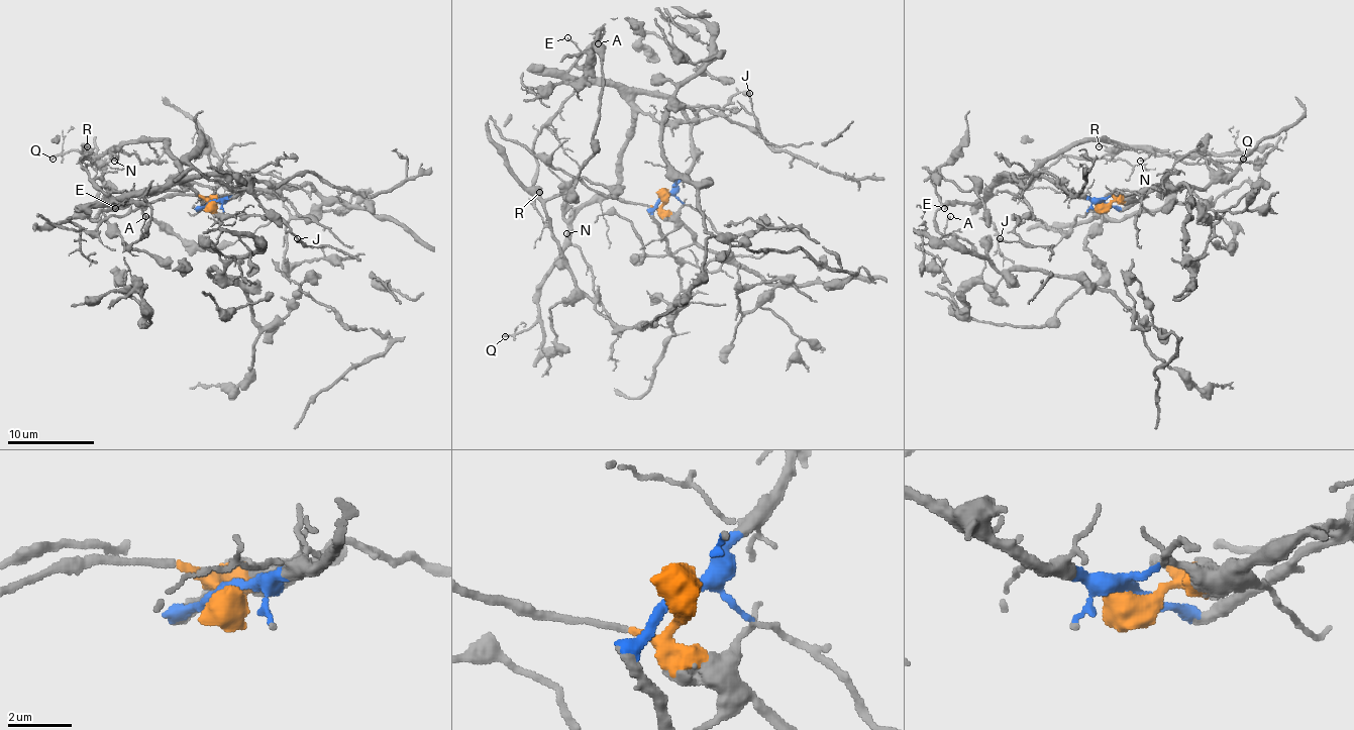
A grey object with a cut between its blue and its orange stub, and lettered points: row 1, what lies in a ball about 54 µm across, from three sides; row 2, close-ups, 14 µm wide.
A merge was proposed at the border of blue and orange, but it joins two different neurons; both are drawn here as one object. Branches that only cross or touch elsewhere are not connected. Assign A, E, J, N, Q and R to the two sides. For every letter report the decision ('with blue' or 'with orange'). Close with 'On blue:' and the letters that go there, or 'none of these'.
A: with blue
E: with blue
J: with blue
N: with blue
Q: with blue
R: with blue
On blue: A, E, J, N, Q, R

